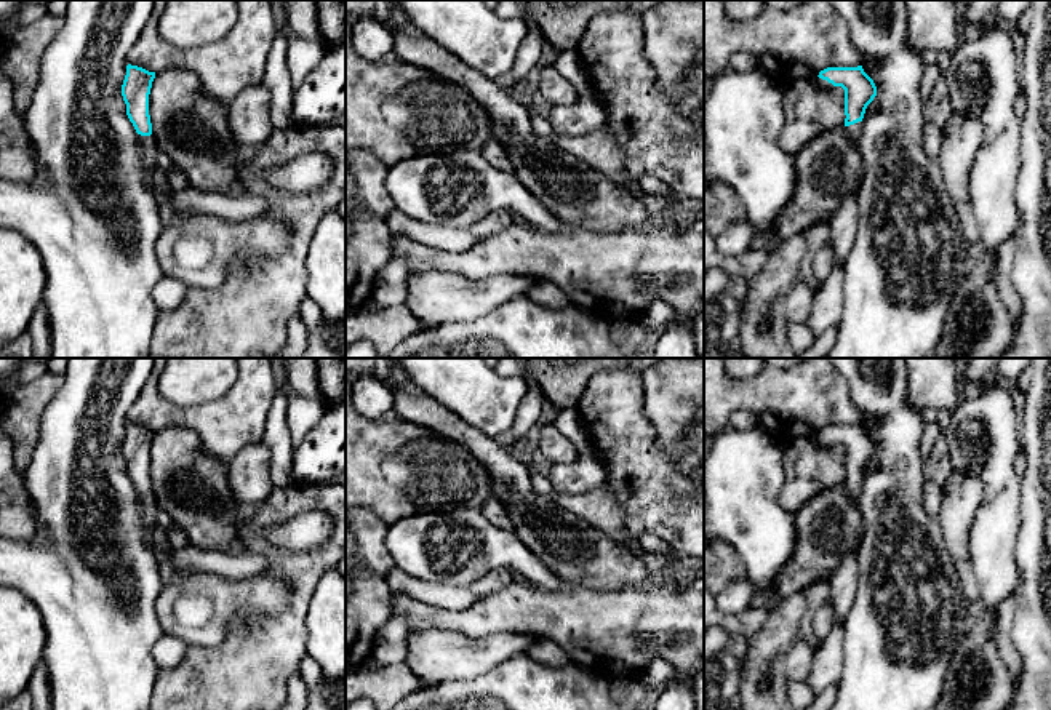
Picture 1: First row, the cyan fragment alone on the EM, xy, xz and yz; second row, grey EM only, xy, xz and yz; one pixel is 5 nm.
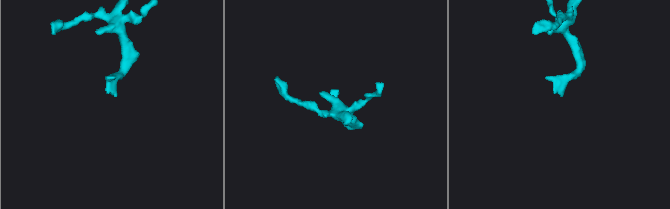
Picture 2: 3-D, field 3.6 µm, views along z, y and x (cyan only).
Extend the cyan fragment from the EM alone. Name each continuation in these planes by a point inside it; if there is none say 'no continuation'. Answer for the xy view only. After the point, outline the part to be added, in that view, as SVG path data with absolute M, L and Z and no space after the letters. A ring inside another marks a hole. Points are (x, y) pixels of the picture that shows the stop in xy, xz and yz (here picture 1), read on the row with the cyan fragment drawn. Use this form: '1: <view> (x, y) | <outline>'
1: xy (147, 146) | M138 134L138 146L141 149L141 158L142 158L142 171L144 171L144 182L155 189L157 192L162 192L160 184L160 174L157 171L157 146L154 141L154 136L141 136Z

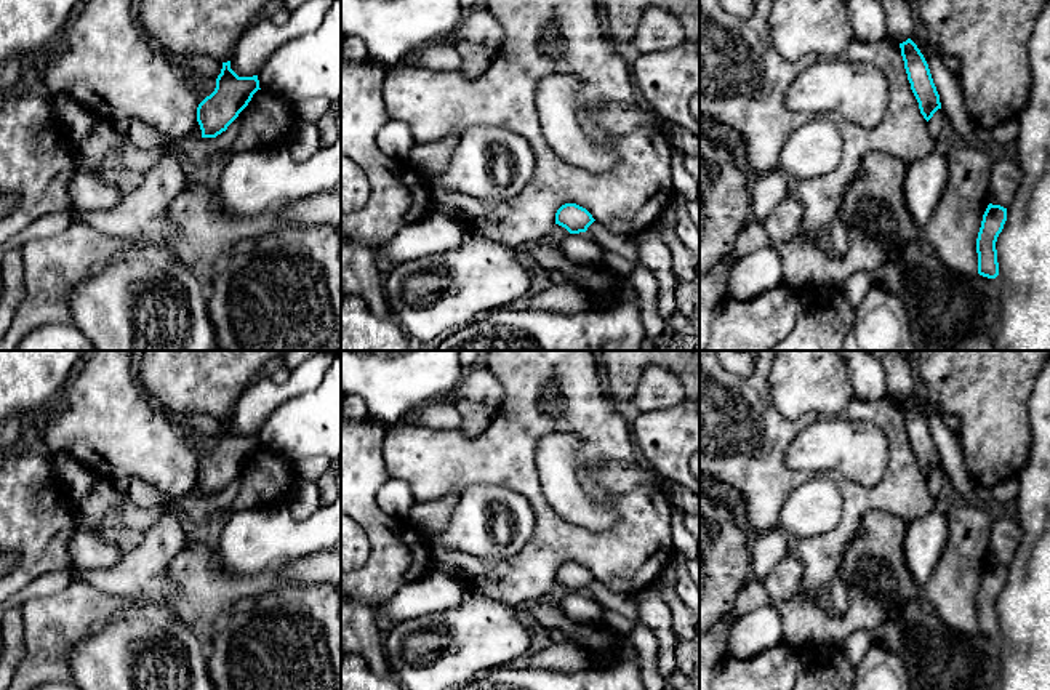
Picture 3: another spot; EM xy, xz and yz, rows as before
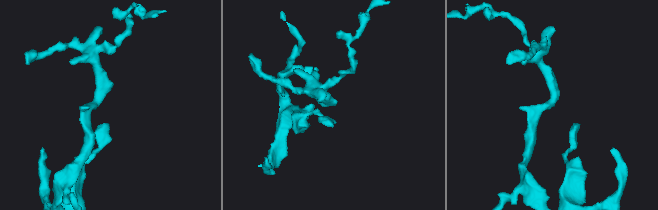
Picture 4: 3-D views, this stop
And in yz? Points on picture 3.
no continuation

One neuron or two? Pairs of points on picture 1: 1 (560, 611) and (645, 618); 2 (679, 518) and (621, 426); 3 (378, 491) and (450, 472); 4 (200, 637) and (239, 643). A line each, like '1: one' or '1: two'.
1: one
2: one
3: one
4: two

